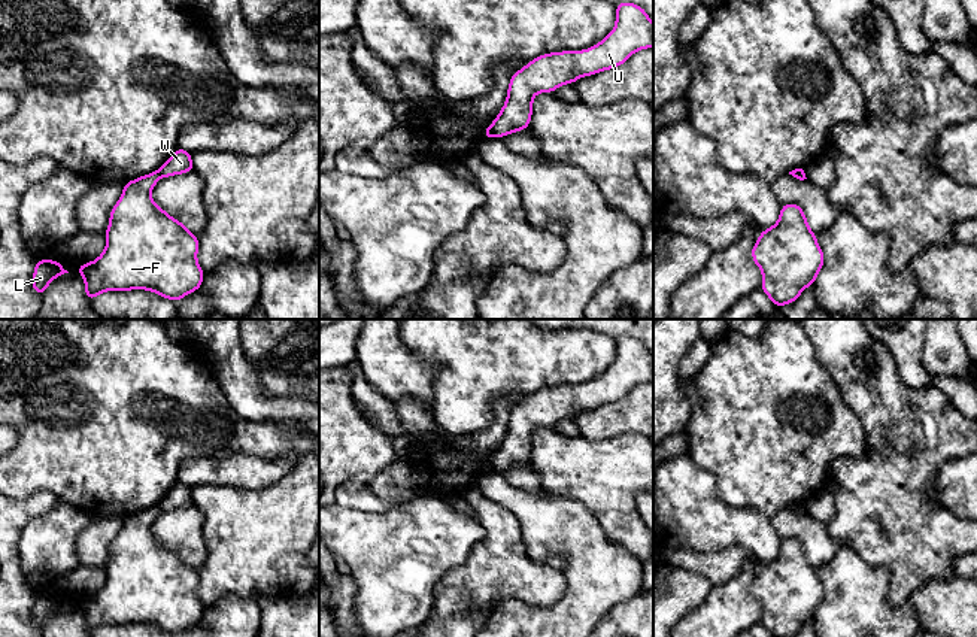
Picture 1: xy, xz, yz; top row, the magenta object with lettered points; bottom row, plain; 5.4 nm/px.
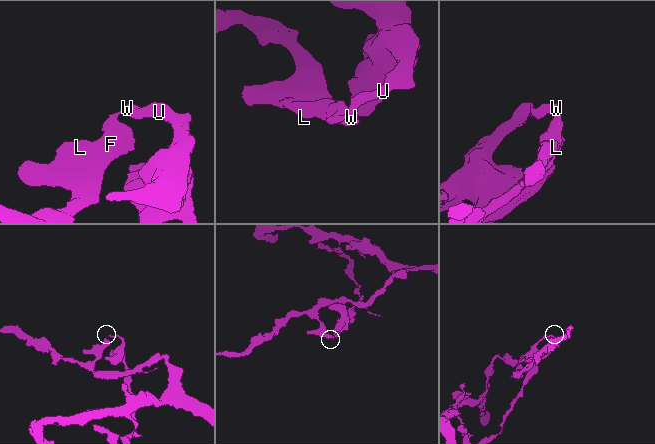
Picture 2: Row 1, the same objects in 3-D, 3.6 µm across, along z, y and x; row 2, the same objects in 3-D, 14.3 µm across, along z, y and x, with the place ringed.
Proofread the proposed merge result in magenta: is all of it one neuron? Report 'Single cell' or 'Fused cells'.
Fused cells

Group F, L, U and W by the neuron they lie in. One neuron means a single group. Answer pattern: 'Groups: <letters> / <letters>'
Groups: F L / U W

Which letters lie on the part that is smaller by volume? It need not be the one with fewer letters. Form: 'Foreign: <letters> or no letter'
Foreign: U, W

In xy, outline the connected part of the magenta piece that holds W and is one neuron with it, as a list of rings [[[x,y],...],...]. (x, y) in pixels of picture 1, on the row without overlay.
[[[178,482],[175,488],[157,504],[160,512],[169,512],[173,509],[183,509],[195,504],[191,495],[191,486]]]

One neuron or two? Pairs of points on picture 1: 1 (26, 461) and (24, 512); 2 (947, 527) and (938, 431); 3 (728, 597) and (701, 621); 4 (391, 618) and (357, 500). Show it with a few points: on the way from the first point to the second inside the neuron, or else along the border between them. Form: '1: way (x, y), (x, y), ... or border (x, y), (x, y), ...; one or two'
1: border (57, 497), (46, 491), (35, 491), (15, 500); two
2: way (924, 506), (918, 500), (918, 458), (921, 455); one
3: way (722, 603), (707, 618); one
4: border (334, 501), (376, 513), (382, 513), (393, 506); two

